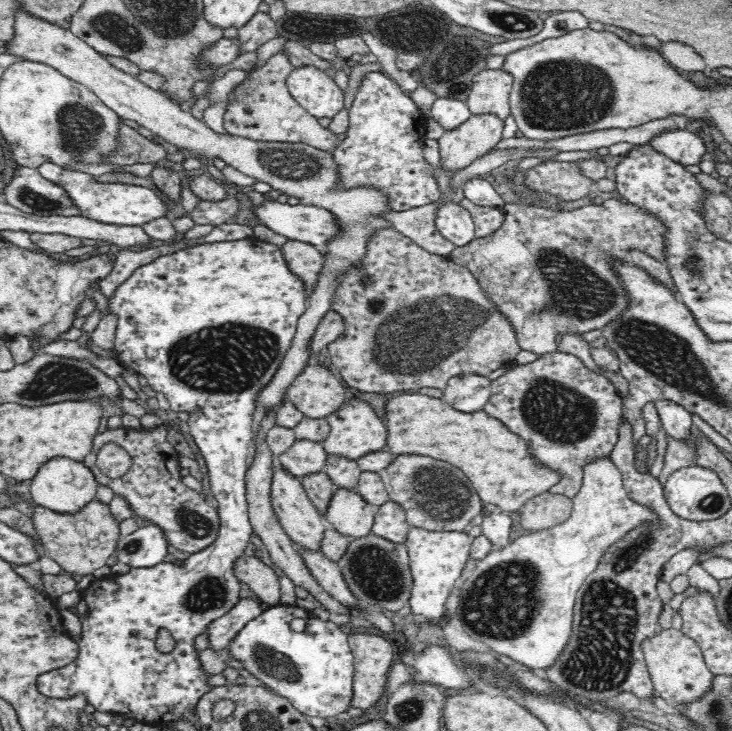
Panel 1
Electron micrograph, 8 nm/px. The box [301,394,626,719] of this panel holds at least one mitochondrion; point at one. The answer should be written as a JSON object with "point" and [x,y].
{"point":[501,603]}

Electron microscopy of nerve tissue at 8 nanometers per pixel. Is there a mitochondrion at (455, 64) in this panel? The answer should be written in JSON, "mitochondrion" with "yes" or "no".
{"mitochondrion":"yes"}

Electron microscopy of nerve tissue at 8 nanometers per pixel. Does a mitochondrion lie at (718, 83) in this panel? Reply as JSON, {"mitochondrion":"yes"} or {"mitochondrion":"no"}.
{"mitochondrion":"no"}

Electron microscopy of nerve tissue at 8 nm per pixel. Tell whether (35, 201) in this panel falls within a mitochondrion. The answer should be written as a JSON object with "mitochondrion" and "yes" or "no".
{"mitochondrion":"yes"}

